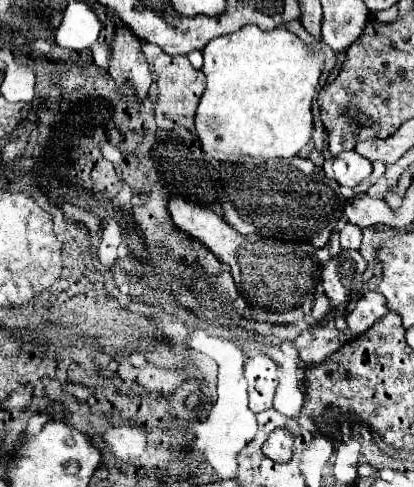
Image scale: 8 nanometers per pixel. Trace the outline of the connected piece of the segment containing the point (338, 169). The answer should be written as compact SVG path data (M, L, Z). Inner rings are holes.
M350 150L350 152L342 152L340 156L326 160L322 170L326 178L336 180L340 186L356 188L364 178L368 178L368 174L372 172L372 164L358 152Z

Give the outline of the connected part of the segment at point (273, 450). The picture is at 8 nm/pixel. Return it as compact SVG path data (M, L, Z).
M276 428L262 446L264 454L274 462L288 462L292 458L292 436L286 428Z

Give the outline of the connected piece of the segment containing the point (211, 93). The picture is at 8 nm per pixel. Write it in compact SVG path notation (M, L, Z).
M244 26L242 30L226 36L218 36L202 48L204 64L202 72L206 74L206 88L200 96L196 108L194 126L202 142L202 150L218 160L238 164L242 156L250 158L292 158L296 156L312 138L312 98L314 88L320 78L324 58L320 52L304 46L292 32L286 28L274 28L270 32L260 30L258 26Z

